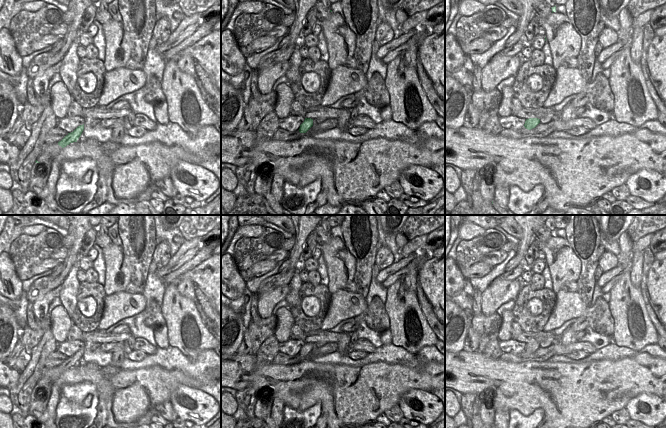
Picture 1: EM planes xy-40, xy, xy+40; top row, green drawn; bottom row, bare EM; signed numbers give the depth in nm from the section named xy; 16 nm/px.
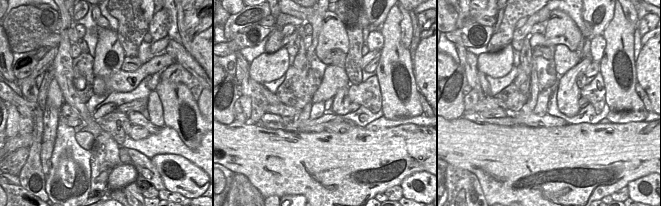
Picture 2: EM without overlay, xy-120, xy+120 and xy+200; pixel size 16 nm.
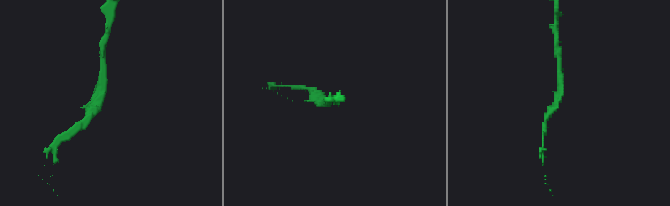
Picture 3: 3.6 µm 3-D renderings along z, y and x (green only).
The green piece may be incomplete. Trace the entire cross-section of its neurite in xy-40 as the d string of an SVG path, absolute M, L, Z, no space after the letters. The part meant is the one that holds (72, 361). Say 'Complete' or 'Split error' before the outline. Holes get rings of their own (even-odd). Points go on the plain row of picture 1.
Complete. M84 348L78 350L73 356L68 357L61 365L58 366L58 369L64 372L70 367L77 366L83 354L84 354Z

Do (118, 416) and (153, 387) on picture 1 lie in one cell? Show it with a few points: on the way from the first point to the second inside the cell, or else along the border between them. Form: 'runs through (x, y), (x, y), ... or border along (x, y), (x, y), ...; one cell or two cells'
runs through (126, 406), (143, 385); one cell

